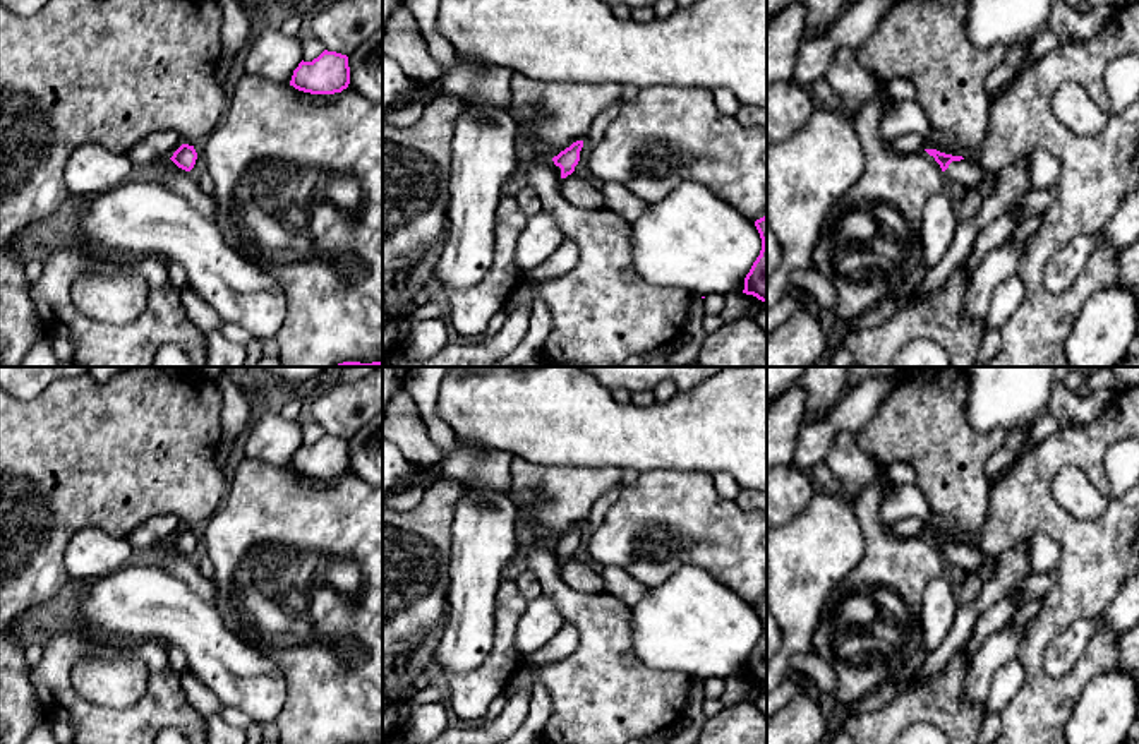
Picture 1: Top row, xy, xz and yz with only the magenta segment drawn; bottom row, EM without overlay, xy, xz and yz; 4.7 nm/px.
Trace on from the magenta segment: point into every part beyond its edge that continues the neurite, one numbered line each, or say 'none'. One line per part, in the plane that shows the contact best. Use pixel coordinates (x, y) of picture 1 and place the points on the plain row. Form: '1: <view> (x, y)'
1: yz (1012, 566)

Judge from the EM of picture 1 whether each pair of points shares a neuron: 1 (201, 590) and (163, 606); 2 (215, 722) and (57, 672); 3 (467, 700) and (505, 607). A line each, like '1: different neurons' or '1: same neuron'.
1: different neurons
2: different neurons
3: same neuron

